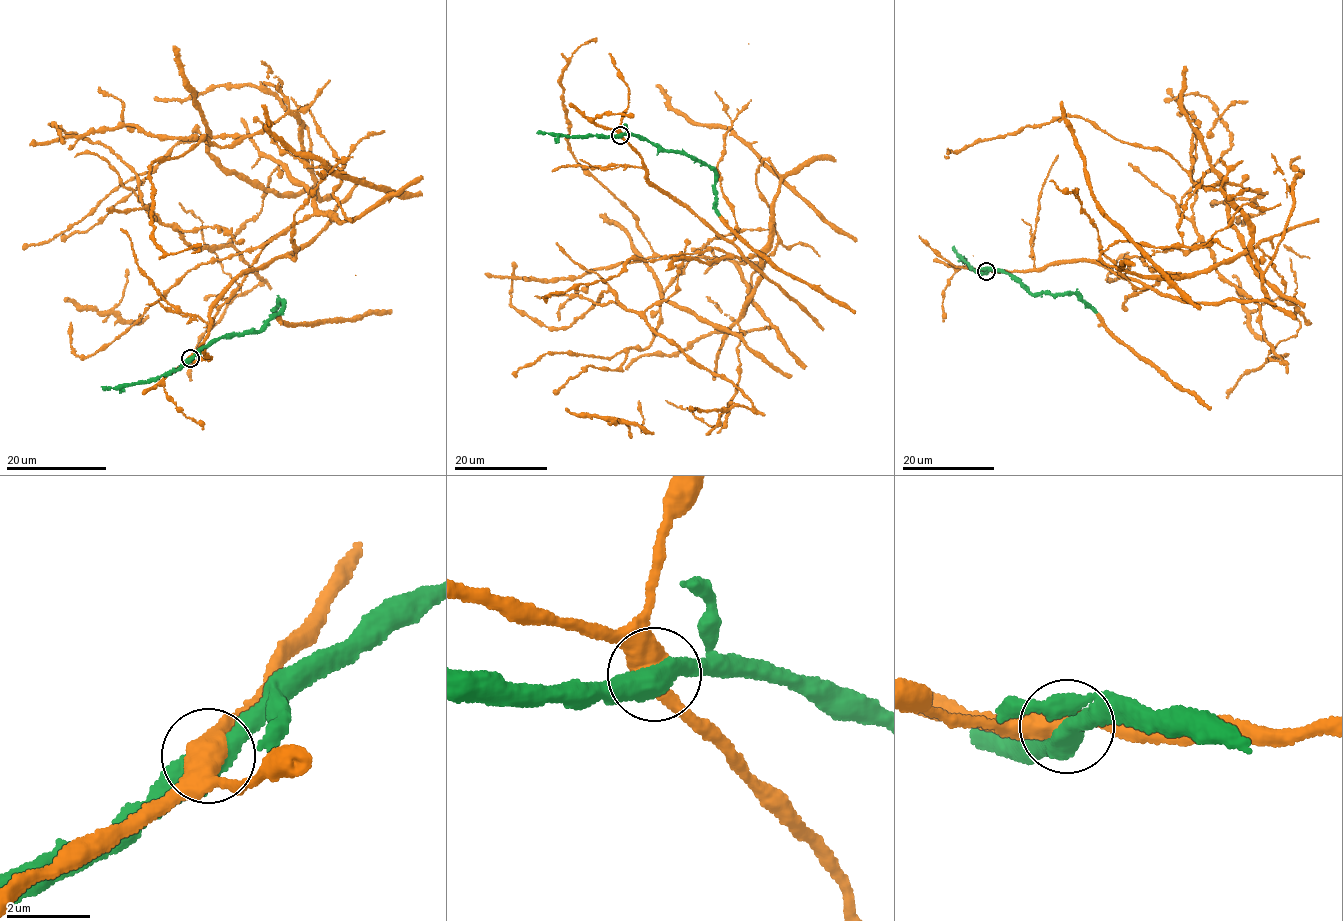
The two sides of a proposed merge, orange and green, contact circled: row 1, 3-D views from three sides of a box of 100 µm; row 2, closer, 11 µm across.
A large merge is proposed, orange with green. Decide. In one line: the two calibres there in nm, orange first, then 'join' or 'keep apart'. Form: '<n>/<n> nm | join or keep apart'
550/550 nm | join

